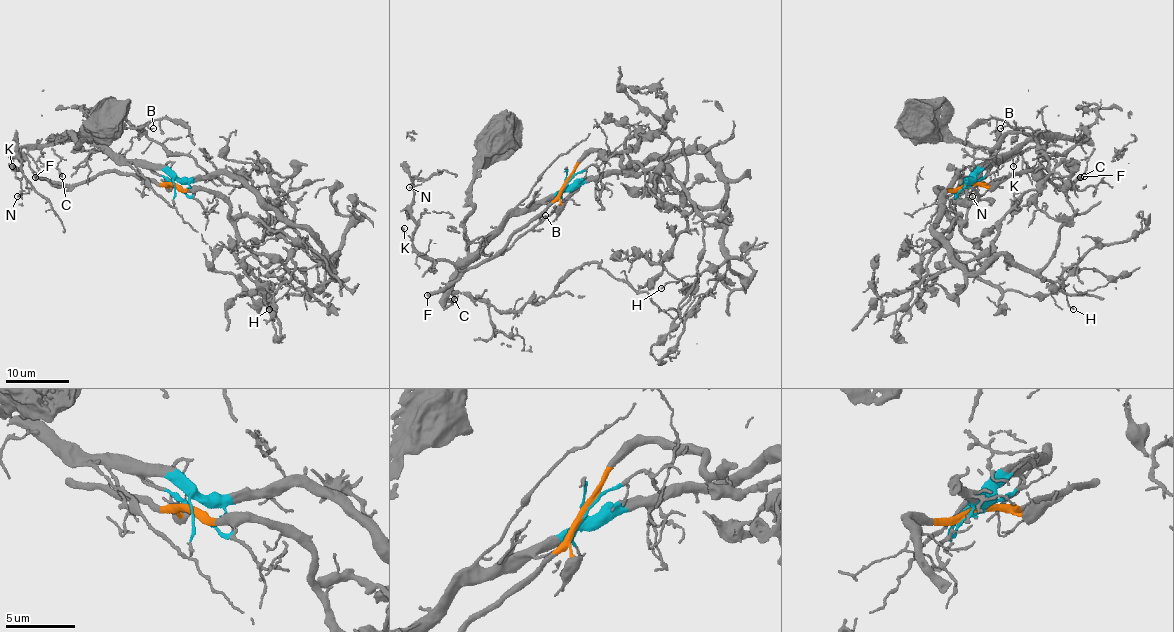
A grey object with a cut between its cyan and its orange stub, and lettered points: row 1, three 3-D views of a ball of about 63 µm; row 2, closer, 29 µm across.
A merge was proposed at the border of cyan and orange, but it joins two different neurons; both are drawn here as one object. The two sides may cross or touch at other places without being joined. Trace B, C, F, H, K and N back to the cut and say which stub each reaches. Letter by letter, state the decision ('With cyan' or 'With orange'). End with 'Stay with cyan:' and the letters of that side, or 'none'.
B: With cyan
C: With cyan
F: With orange
H: With orange
K: With cyan
N: With cyan
Stay with cyan: B, C, K, N

